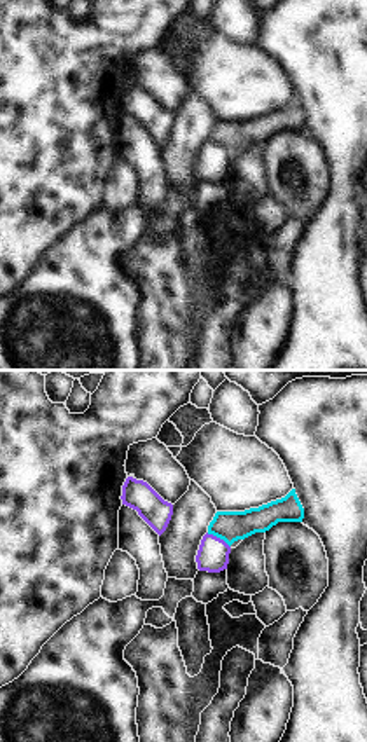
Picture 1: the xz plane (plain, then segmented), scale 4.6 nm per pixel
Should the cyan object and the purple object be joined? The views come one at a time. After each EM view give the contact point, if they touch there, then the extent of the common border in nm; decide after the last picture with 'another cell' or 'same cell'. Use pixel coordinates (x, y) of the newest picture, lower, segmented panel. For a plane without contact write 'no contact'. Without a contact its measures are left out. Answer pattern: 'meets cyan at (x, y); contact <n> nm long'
meets cyan at (219, 536); contact 130 nm long

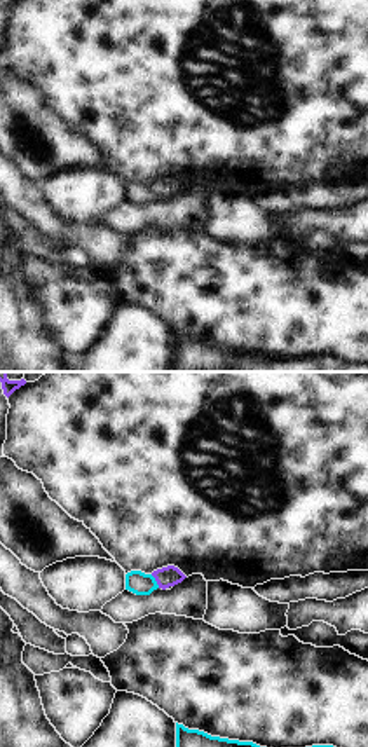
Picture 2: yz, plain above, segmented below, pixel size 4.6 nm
meets cyan at (156, 582); contact 80 nm long

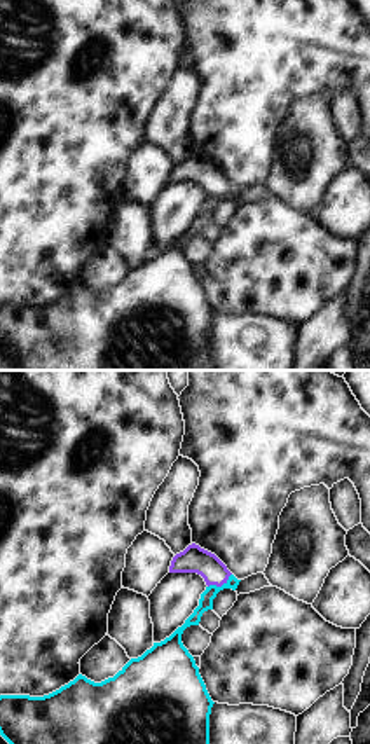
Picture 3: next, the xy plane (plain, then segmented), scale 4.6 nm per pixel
meets cyan at (222, 585); contact 130 nm long

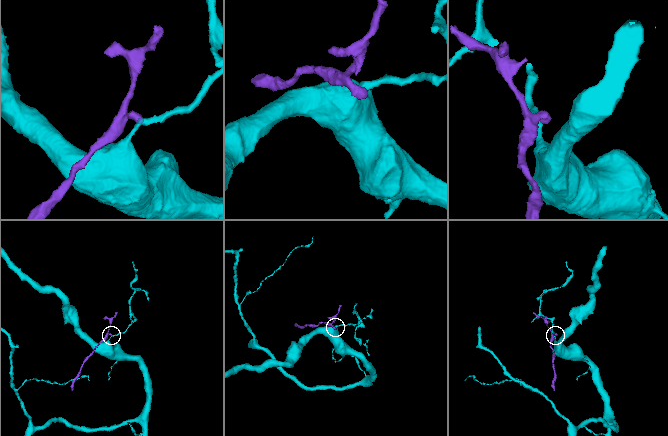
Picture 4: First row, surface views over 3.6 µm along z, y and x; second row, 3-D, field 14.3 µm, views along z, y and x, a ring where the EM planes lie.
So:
another cell

